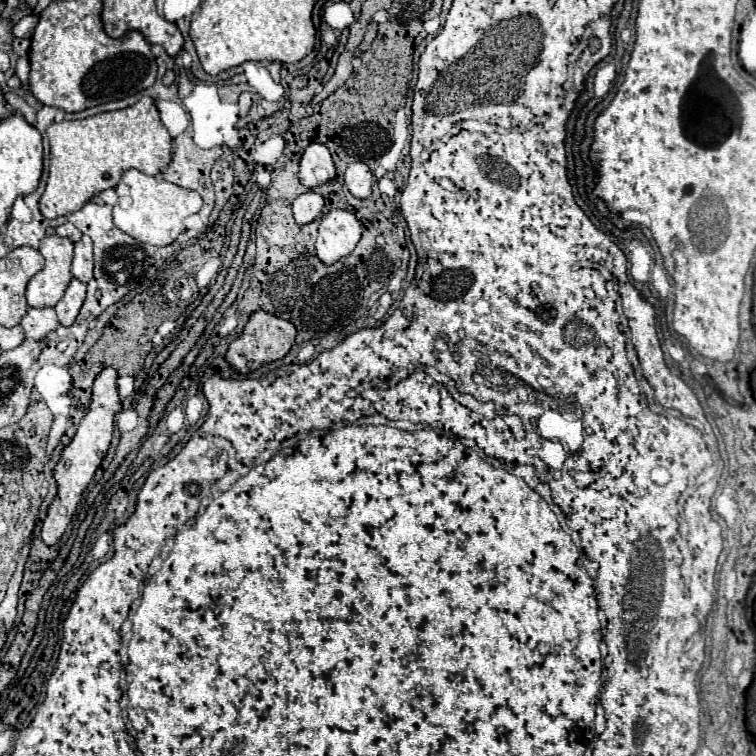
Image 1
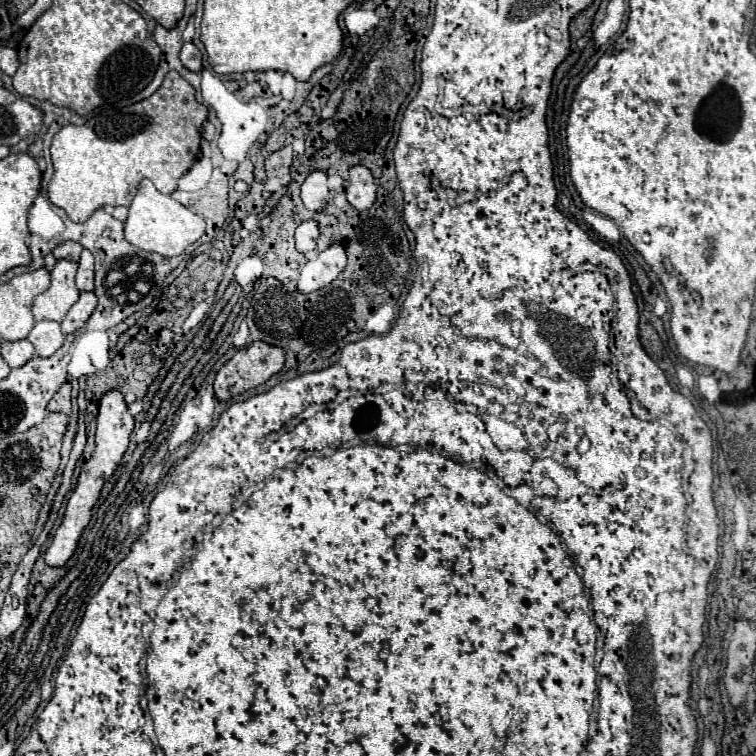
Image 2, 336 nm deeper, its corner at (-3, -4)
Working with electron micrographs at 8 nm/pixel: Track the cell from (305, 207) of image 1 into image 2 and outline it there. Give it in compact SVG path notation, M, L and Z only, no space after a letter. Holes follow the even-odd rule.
M305 220L295 230L295 246L299 252L309 254L315 250L315 240L319 236L319 226L315 220Z

